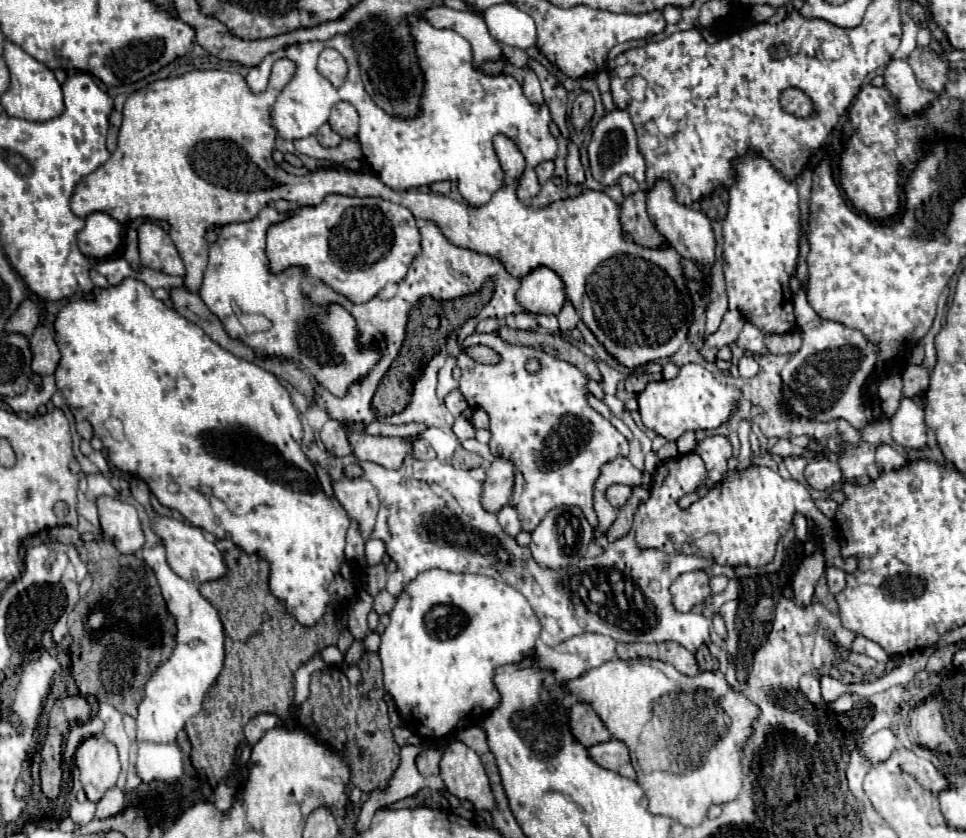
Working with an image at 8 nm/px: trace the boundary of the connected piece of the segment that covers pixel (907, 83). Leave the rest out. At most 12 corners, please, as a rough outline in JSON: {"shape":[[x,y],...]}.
{"shape":[[904,58],[884,68],[884,86],[900,112],[924,110],[938,94],[918,86]]}

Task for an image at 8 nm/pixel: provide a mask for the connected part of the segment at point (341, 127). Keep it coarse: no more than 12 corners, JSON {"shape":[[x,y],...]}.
{"shape":[[338,102],[328,124],[342,138],[358,132],[358,112]]}

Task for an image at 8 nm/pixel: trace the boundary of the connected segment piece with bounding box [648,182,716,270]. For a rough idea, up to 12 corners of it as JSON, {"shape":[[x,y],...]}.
{"shape":[[672,186],[648,190],[648,214],[682,258],[714,266],[708,216],[674,200]]}

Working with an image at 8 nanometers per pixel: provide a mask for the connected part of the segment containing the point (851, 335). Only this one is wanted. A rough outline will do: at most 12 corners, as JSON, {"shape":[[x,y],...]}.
{"shape":[[794,294],[802,346],[782,368],[786,418],[866,426],[876,364],[862,332]]}

